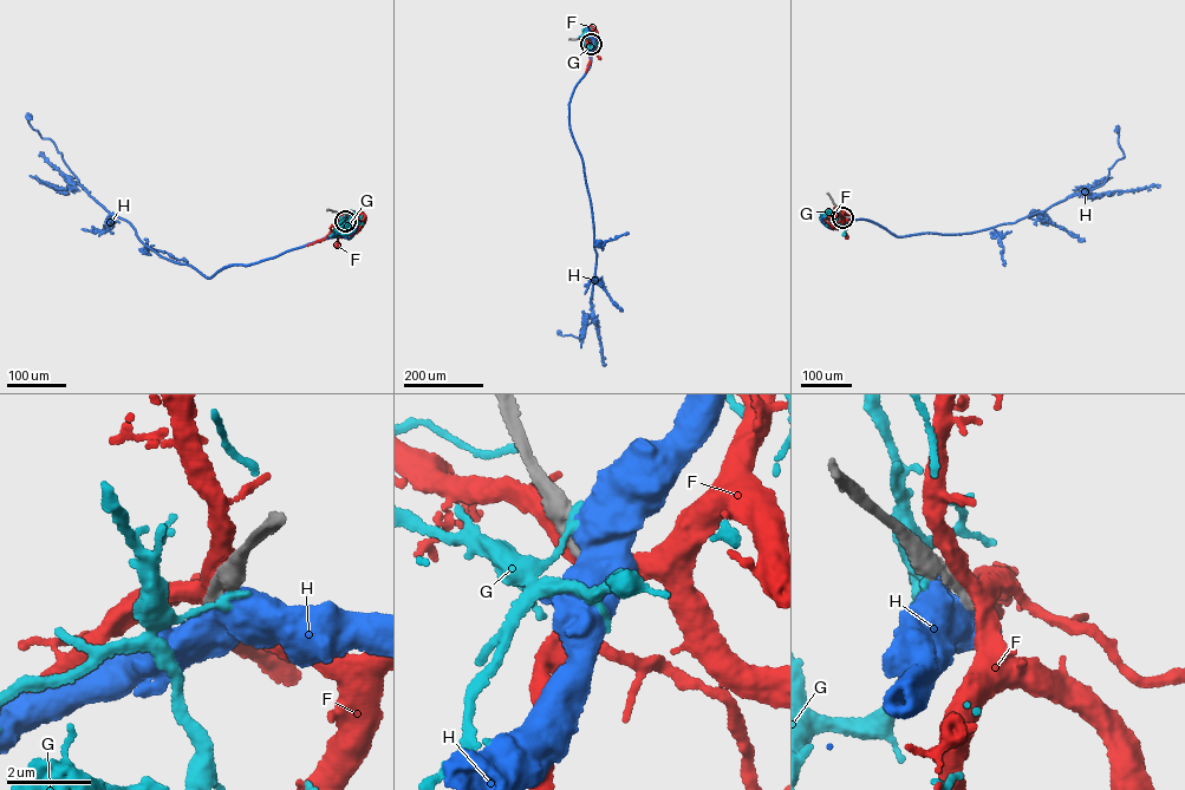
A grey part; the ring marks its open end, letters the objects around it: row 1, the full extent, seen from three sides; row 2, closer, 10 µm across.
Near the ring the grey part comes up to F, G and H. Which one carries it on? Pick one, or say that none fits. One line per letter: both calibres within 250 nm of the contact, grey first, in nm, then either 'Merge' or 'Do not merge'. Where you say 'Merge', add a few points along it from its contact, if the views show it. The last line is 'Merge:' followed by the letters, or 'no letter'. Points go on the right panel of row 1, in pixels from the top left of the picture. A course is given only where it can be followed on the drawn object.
F: Thickness 360 nm (grey) against 380 nm. Do not merge
G: Thickness 340 nm (grey) against 160 nm. Do not merge
H: Thickness 360 nm (grey) against 650 nm. Do not merge
Merge: no letter

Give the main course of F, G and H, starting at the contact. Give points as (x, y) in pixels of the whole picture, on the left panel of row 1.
F: (345, 221), (337, 246)
G: (345, 221), (347, 228), (345, 234), (349, 237)
H: (345, 221), (330, 237), (253, 263), (229, 265), (209, 278), (162, 256), (89, 195), (28, 117)

